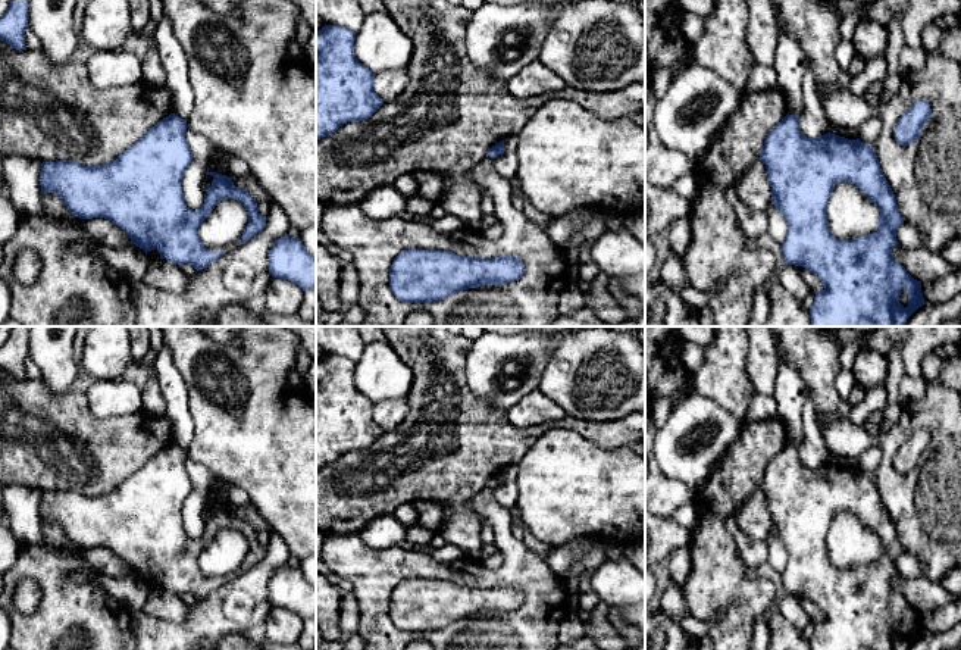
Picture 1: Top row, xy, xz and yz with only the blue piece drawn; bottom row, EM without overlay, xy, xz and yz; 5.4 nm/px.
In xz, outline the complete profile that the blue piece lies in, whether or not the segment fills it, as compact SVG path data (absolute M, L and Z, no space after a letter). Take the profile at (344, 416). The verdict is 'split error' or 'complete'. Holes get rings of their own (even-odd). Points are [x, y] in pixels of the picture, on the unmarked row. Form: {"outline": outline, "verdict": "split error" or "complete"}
{"outline": "M338 354L316 360L316 471L347 451L370 447L384 429L375 422L375 403L354 384L356 362Z", "verdict": "complete"}

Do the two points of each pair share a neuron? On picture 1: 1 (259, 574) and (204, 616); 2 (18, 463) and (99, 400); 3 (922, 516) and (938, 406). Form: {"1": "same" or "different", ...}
{"1": "same", "2": "different", "3": "same"}

